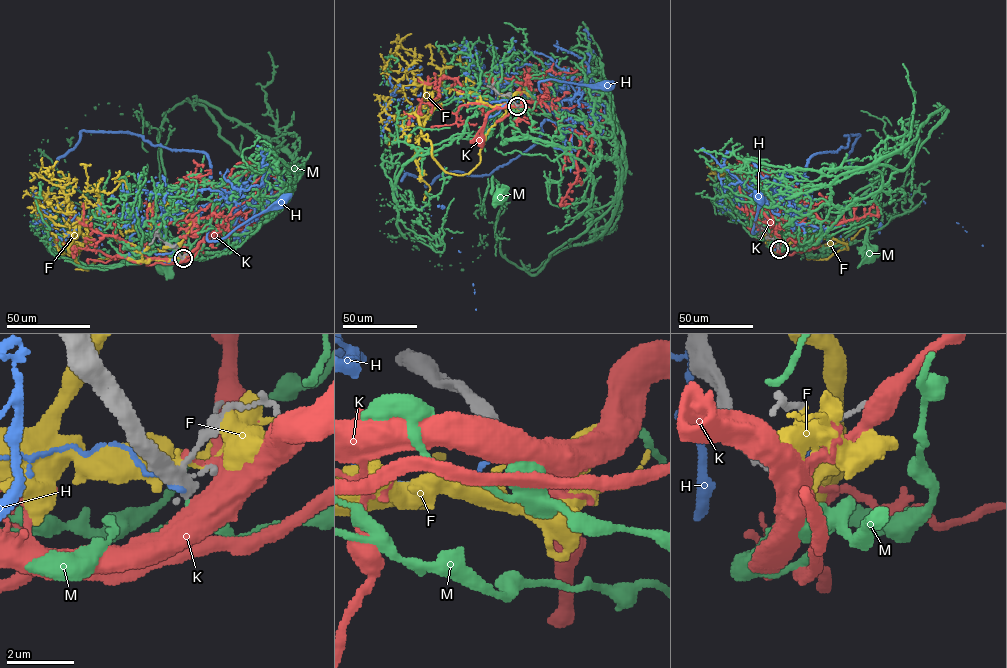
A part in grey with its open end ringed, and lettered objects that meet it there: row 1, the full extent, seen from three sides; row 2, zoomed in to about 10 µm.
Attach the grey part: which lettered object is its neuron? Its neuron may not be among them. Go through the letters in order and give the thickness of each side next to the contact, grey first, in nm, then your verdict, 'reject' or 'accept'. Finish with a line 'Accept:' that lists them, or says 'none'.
F: 280/140 nm | reject
H: 280/130 nm | reject
K: 220/700 nm | reject
M: 240/400 nm | reject
Accept: none

